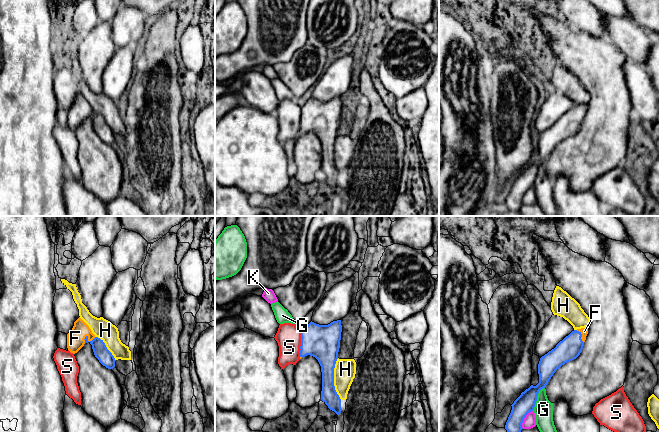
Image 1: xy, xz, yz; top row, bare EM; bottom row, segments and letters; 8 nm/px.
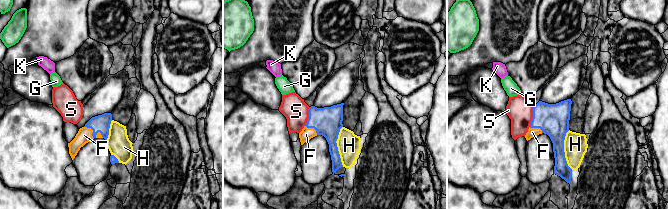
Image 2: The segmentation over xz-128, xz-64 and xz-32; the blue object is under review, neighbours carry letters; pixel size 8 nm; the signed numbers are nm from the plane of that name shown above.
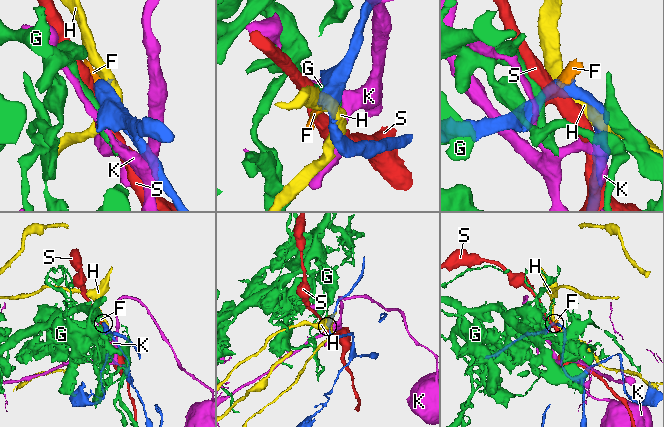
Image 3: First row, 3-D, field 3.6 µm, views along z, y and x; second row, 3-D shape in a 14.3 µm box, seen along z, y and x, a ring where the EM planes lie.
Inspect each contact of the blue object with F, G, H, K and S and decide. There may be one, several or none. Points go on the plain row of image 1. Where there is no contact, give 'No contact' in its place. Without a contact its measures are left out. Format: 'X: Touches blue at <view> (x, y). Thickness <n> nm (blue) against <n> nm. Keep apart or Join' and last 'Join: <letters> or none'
F: Touches blue at yz (581, 112). Thickness 180 nm (blue) against 60 nm. Join
G: Touches blue at yz (536, 174). Thickness 160 nm (blue) against 150 nm. Keep apart
H: Touches blue at xz (333, 155). Thickness 220 nm (blue) against 180 nm. Keep apart
K: Touches blue at yz (523, 195). Thickness 160 nm (blue) against 100 nm. Keep apart
S: Touches blue at xz (301, 120). Thickness 280 nm (blue) against 200 nm. Keep apart
Join: F

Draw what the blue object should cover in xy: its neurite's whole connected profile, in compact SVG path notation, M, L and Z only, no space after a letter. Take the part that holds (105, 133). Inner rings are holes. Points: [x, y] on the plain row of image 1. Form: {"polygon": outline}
{"polygon": "M79 93L75 98L72 106L67 110L67 124L75 130L85 119L90 119L95 133L99 138L108 145L115 143L115 134L107 125L105 119L96 113L89 102Z"}

